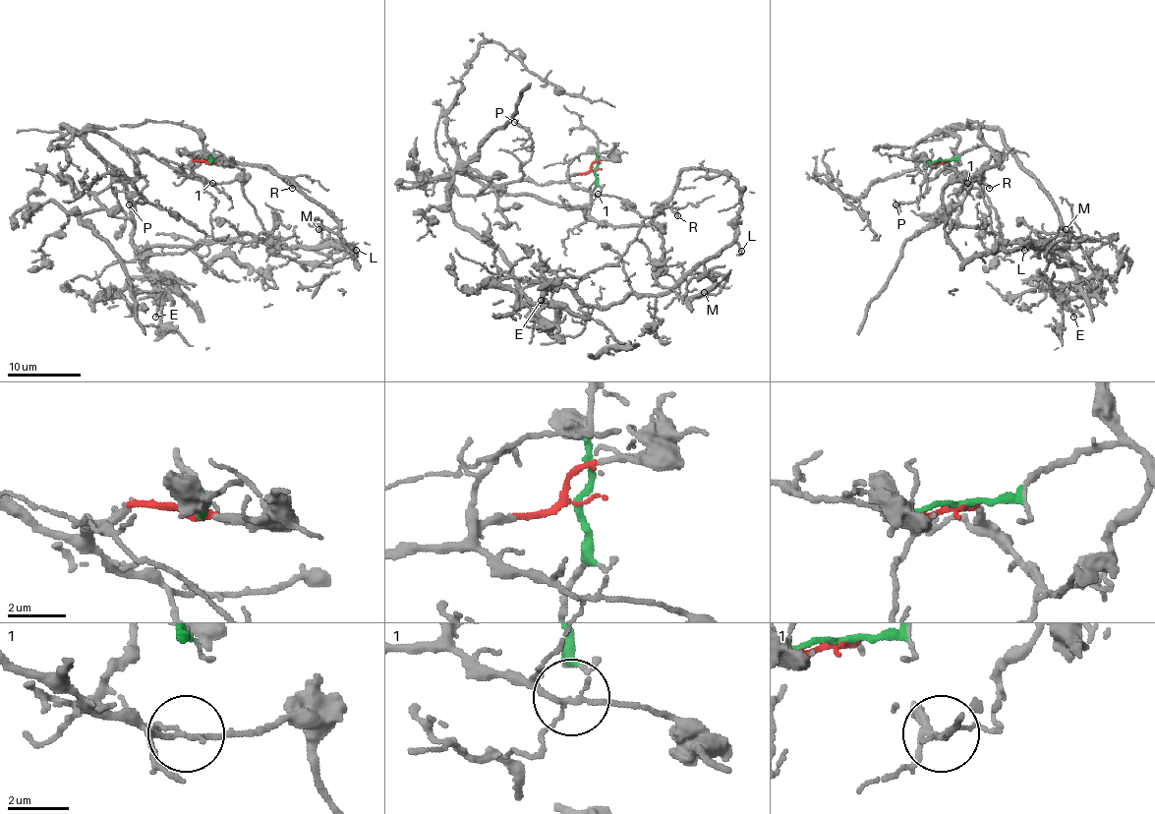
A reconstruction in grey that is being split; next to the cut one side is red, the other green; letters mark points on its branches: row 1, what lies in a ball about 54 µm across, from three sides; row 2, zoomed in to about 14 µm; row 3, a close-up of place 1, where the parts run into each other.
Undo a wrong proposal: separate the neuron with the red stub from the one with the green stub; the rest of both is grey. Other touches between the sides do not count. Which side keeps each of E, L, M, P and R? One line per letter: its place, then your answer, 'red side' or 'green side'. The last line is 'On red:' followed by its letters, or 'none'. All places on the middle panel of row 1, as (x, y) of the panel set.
E: at (541, 300); red side
L: at (741, 251); green side
M: at (704, 292); red side
P: at (514, 122); red side
R: at (677, 215); green side
On red: E, M, P

